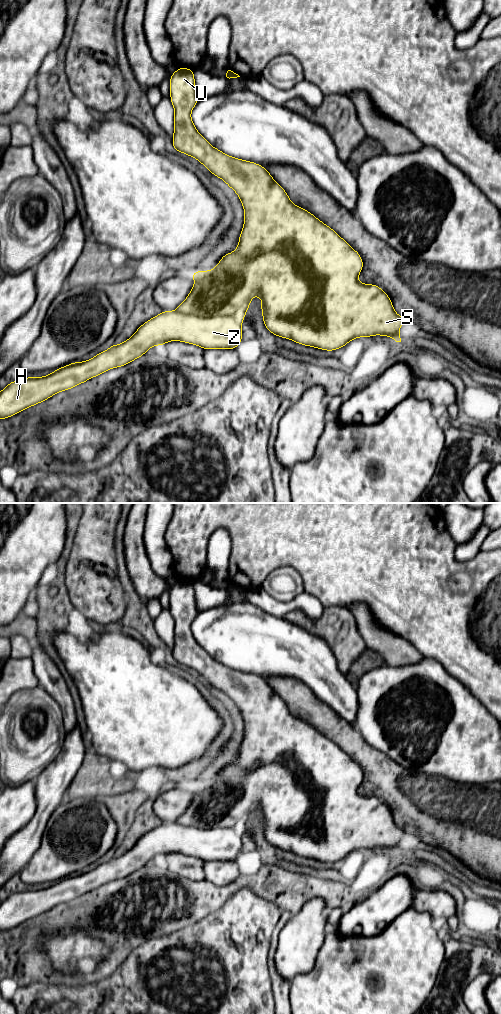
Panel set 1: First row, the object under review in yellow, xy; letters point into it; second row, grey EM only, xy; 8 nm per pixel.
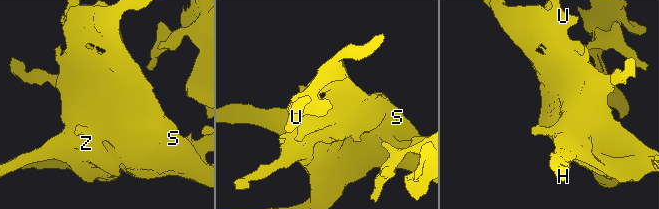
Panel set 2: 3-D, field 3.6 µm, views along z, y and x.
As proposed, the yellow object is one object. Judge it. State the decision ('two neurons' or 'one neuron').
two neurons

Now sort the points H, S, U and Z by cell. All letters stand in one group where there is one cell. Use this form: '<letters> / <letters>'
H Z / S U

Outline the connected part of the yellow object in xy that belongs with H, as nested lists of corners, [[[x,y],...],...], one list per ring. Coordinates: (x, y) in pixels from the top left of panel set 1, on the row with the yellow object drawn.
[[[177,310],[162,311],[142,324],[136,332],[121,344],[113,344],[109,349],[93,358],[73,362],[42,377],[26,377],[9,383],[0,391],[0,419],[7,419],[31,406],[39,404],[53,395],[74,388],[93,377],[117,367],[122,367],[143,356],[155,345],[163,346],[170,341],[180,341],[206,349],[236,349],[242,341],[242,327],[233,318],[222,315],[201,317],[183,314]]]

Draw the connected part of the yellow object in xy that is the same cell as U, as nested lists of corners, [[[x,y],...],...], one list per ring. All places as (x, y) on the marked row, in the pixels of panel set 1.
[[[180,67],[170,77],[170,99],[174,107],[174,134],[172,136],[173,150],[179,151],[183,154],[197,159],[204,165],[210,173],[222,179],[233,189],[240,198],[241,204],[244,208],[244,224],[239,235],[239,243],[237,248],[232,253],[225,254],[215,266],[213,270],[196,271],[192,273],[194,279],[194,286],[190,290],[186,299],[177,307],[177,311],[183,314],[196,315],[201,317],[209,317],[214,315],[222,315],[226,317],[233,317],[240,325],[242,325],[244,317],[250,306],[251,300],[257,296],[261,298],[261,311],[263,322],[267,330],[280,337],[290,339],[298,344],[318,348],[326,351],[334,351],[344,347],[351,340],[360,337],[371,337],[375,335],[389,336],[396,342],[401,342],[399,330],[404,322],[404,317],[399,316],[393,308],[393,304],[388,294],[379,286],[374,284],[364,284],[358,281],[358,276],[363,269],[363,260],[360,254],[354,250],[342,237],[340,237],[332,228],[324,224],[316,218],[309,211],[293,204],[286,191],[277,183],[270,175],[268,170],[251,161],[231,157],[217,148],[214,148],[196,129],[192,119],[191,112],[194,106],[198,103],[197,91],[195,86],[194,70]]]

